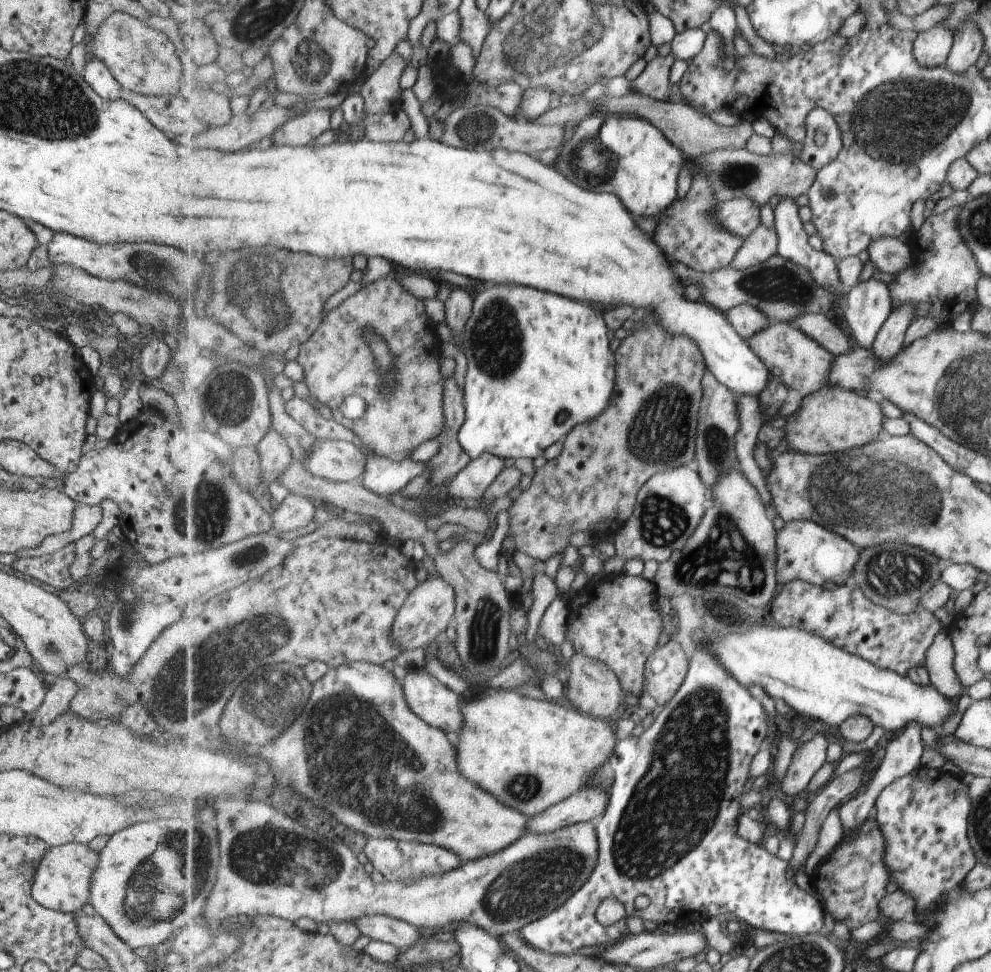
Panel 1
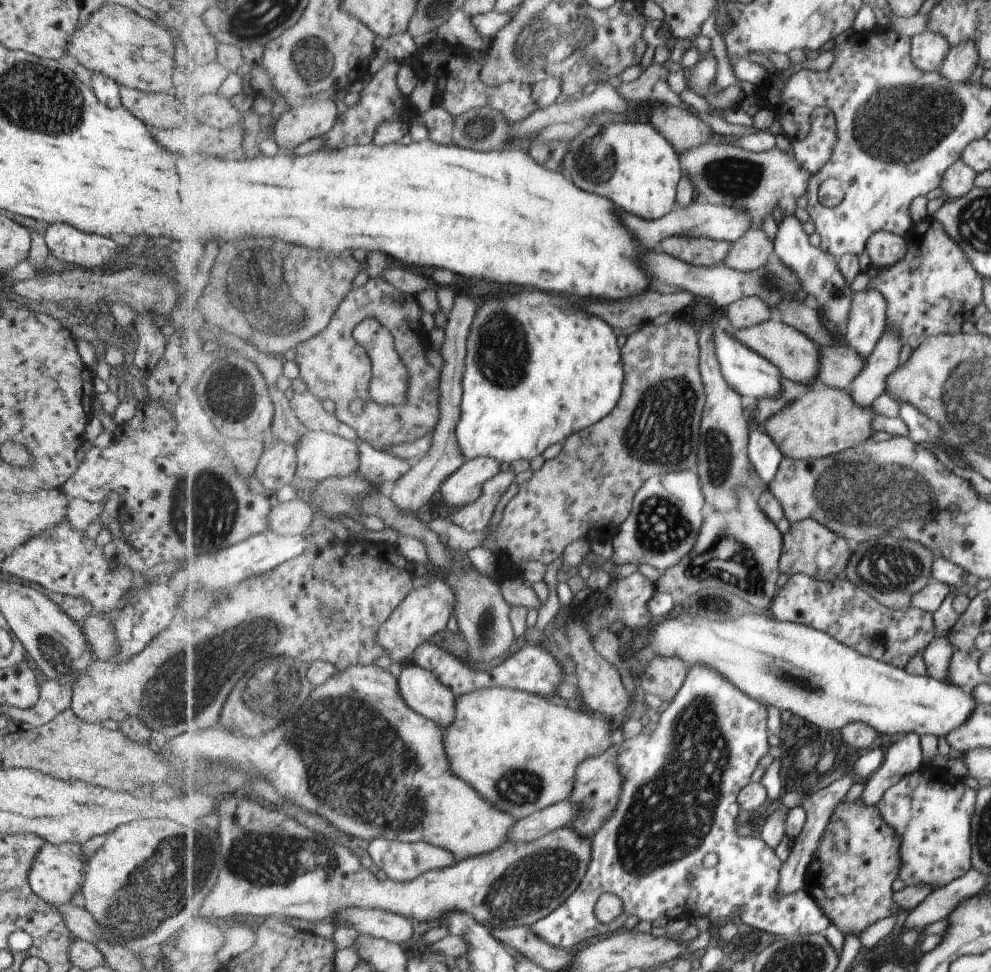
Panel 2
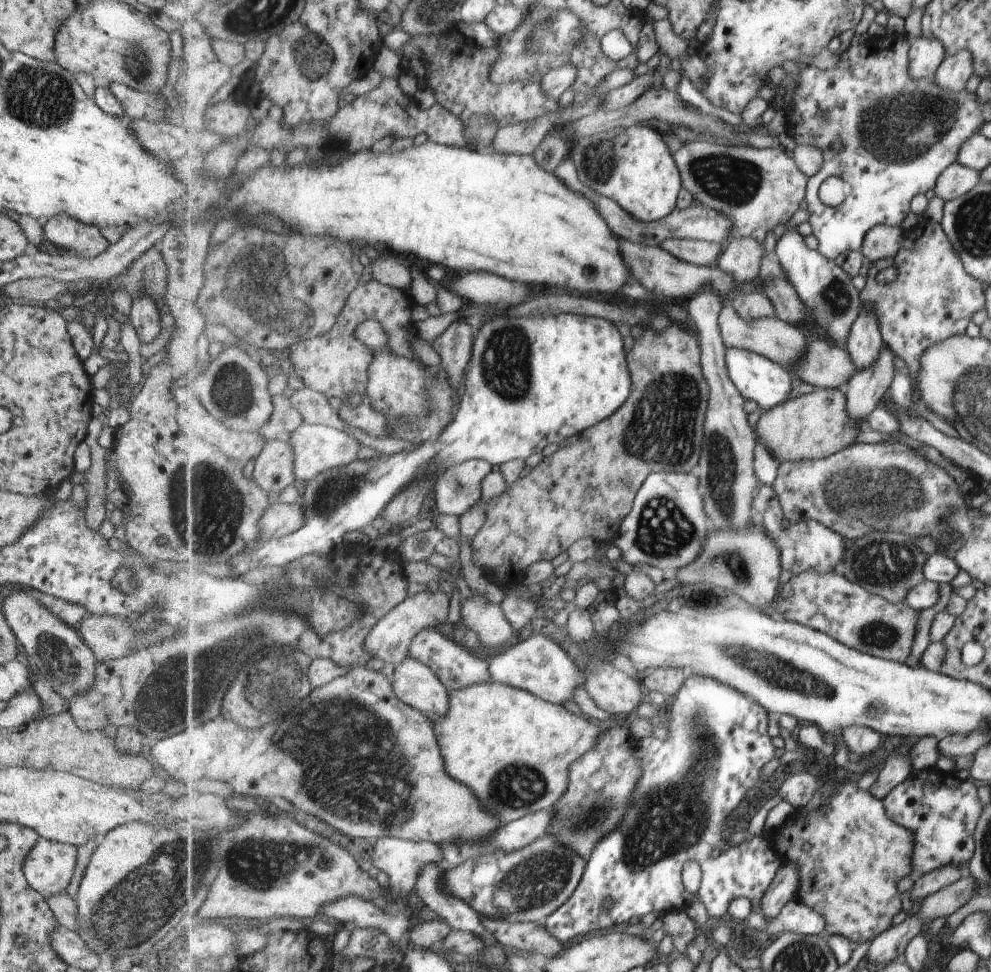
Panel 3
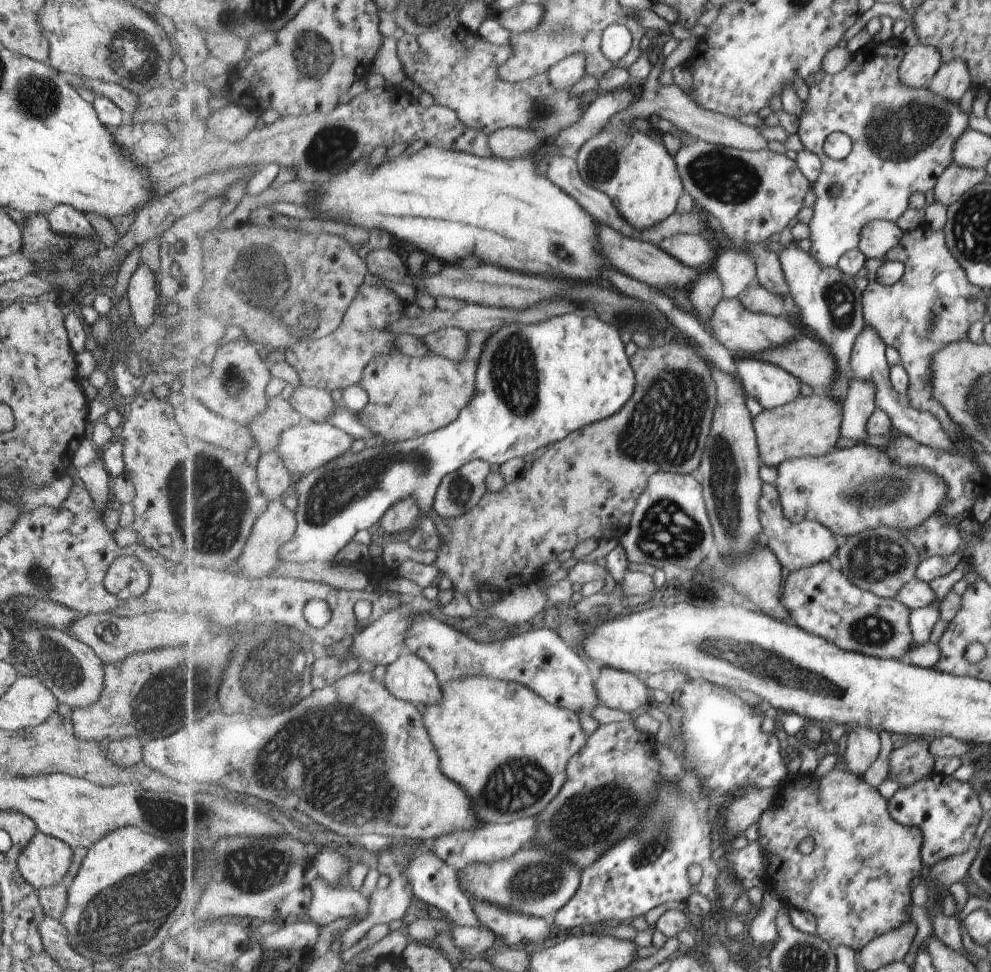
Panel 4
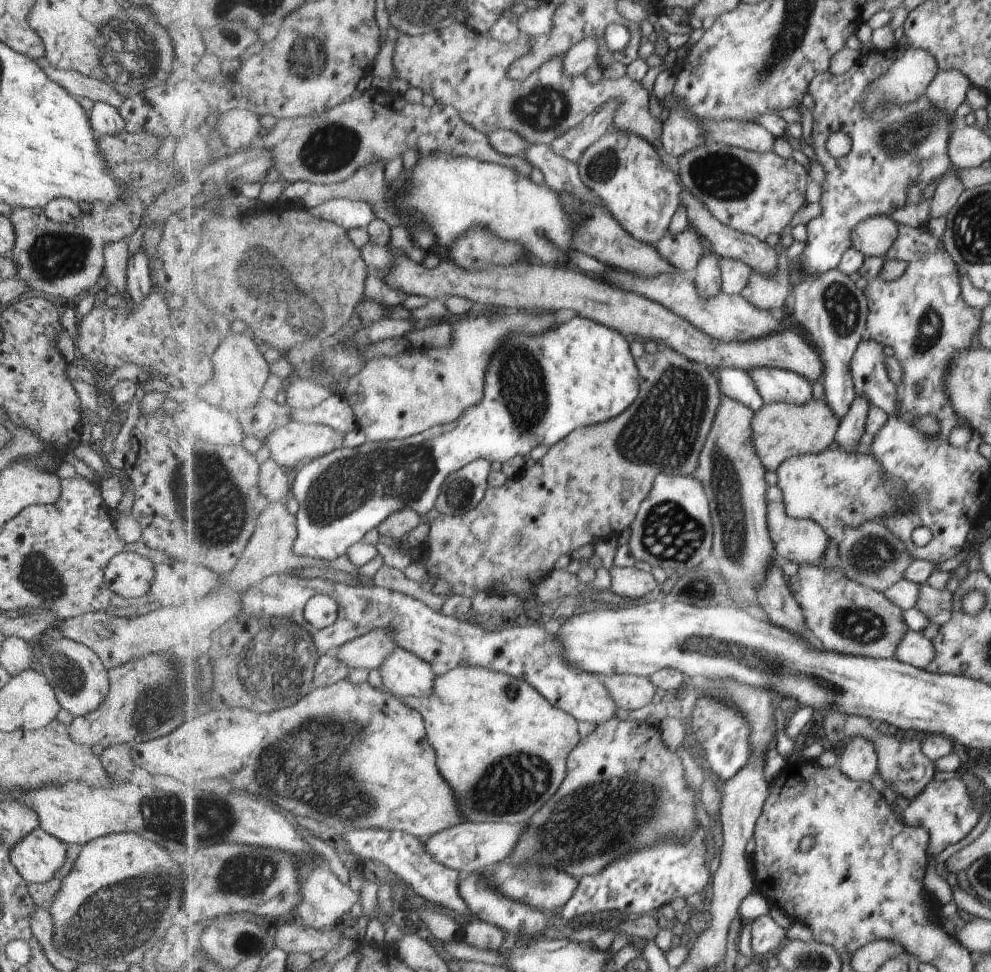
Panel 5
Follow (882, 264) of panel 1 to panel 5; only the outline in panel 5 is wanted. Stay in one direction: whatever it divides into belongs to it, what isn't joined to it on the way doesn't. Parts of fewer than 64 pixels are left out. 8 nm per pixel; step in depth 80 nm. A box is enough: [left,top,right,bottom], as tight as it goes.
[850,217,897,257]

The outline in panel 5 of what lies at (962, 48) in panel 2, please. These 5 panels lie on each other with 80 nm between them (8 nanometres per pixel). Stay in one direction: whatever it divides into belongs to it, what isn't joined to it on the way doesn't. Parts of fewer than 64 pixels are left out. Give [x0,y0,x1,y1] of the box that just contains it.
[923,69,970,117]

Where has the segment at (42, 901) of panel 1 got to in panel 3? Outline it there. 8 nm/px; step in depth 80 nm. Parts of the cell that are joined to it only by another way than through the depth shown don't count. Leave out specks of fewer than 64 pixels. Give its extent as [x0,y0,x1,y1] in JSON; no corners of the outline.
[22,838,75,899]

